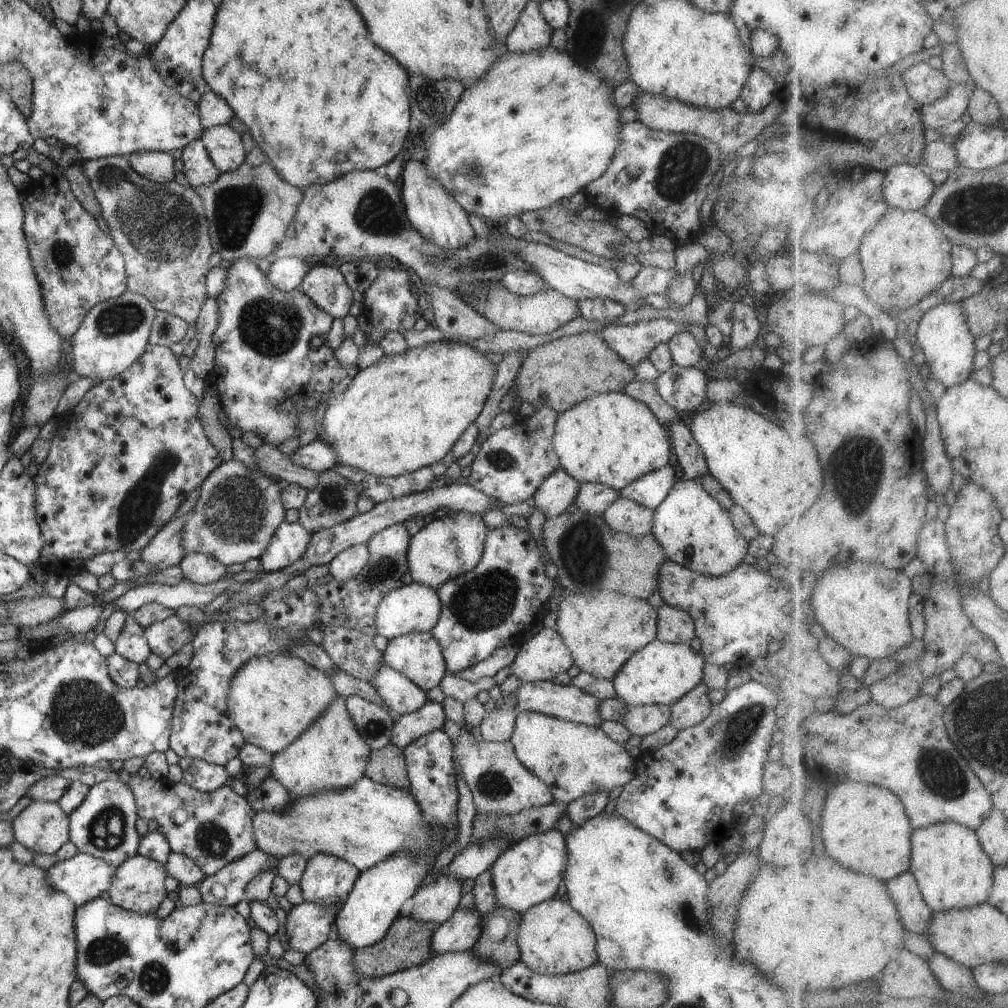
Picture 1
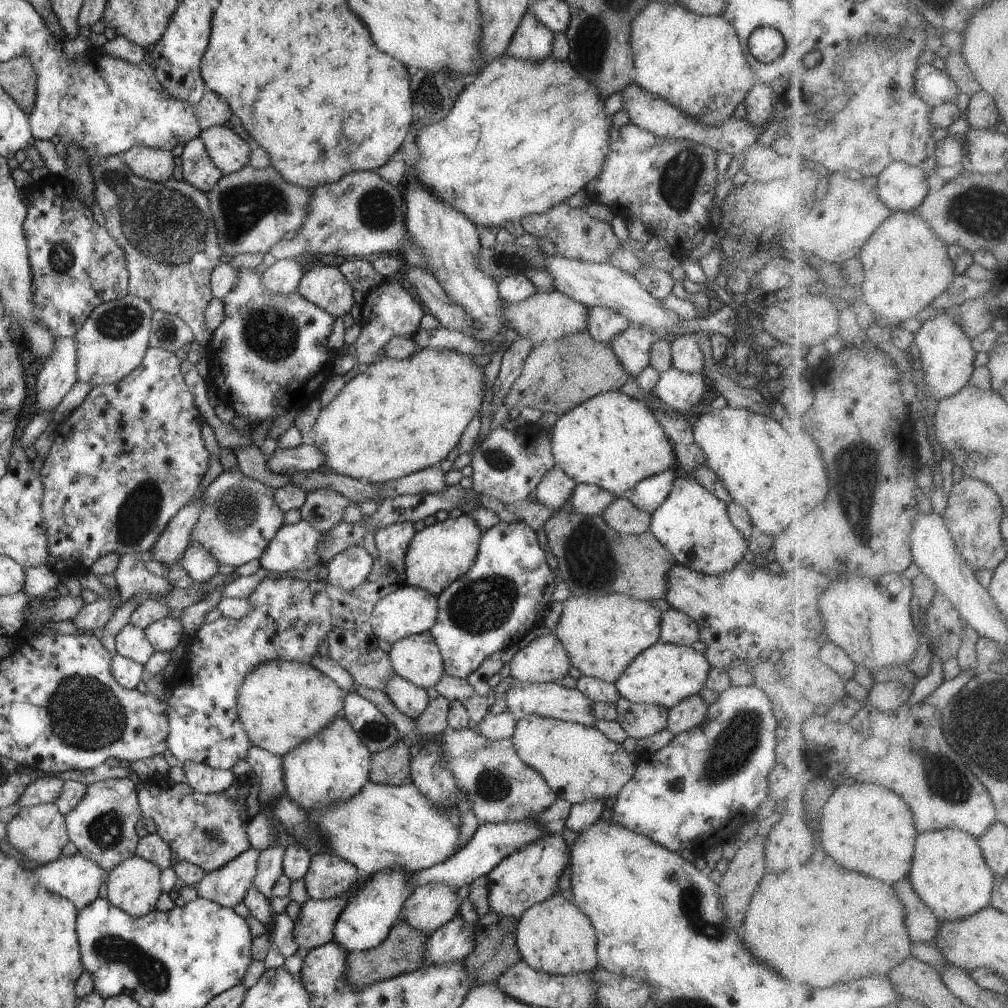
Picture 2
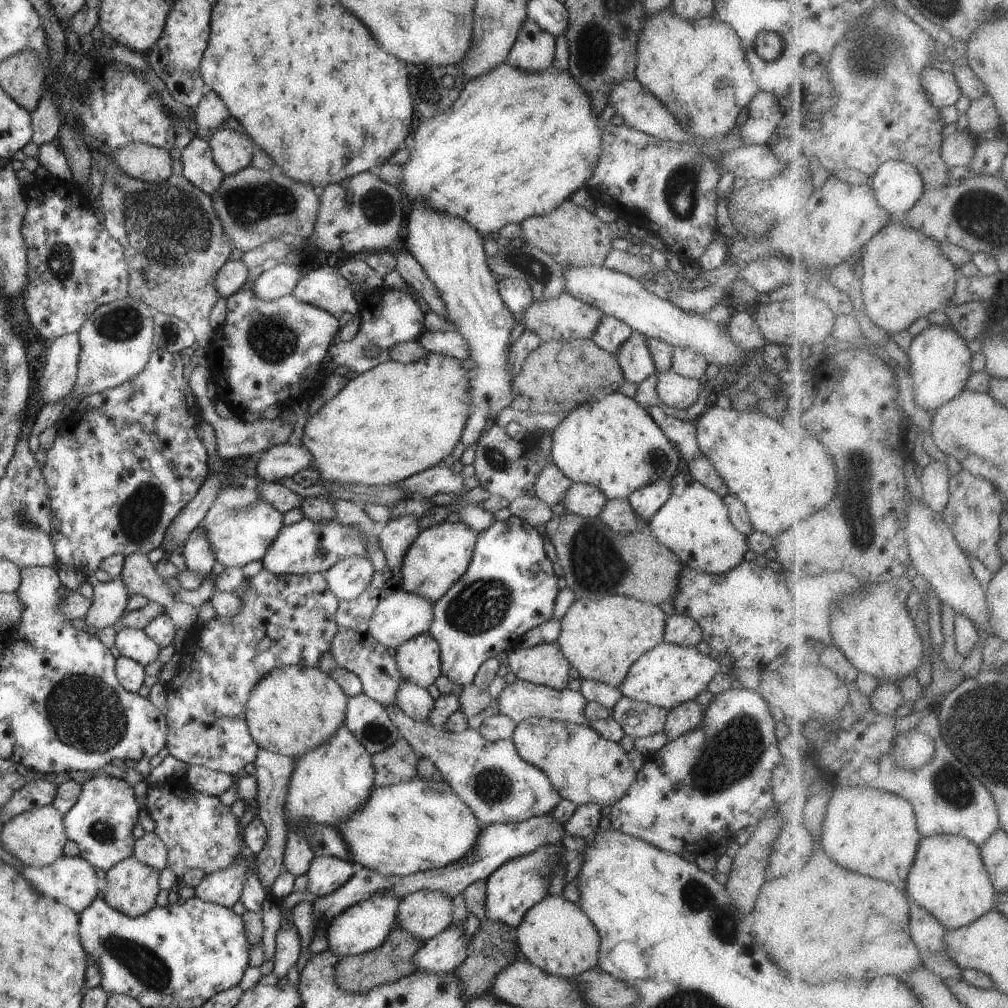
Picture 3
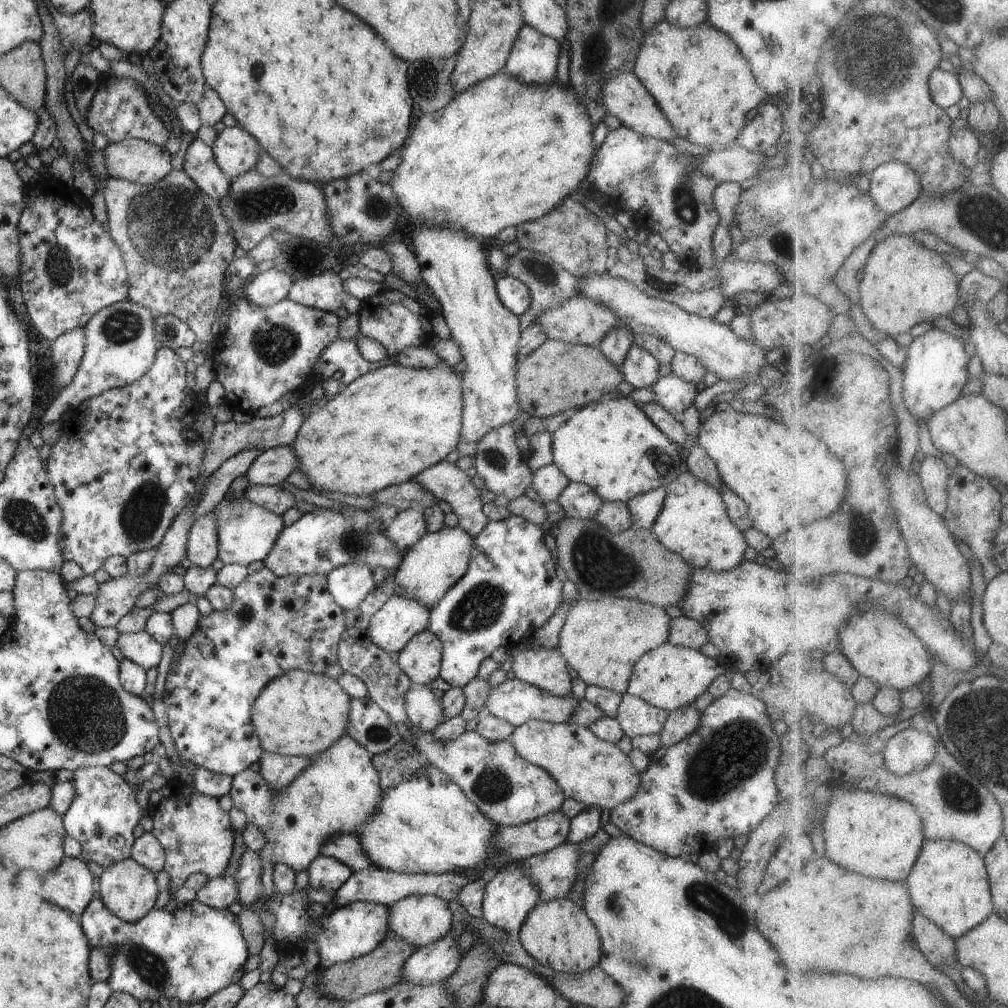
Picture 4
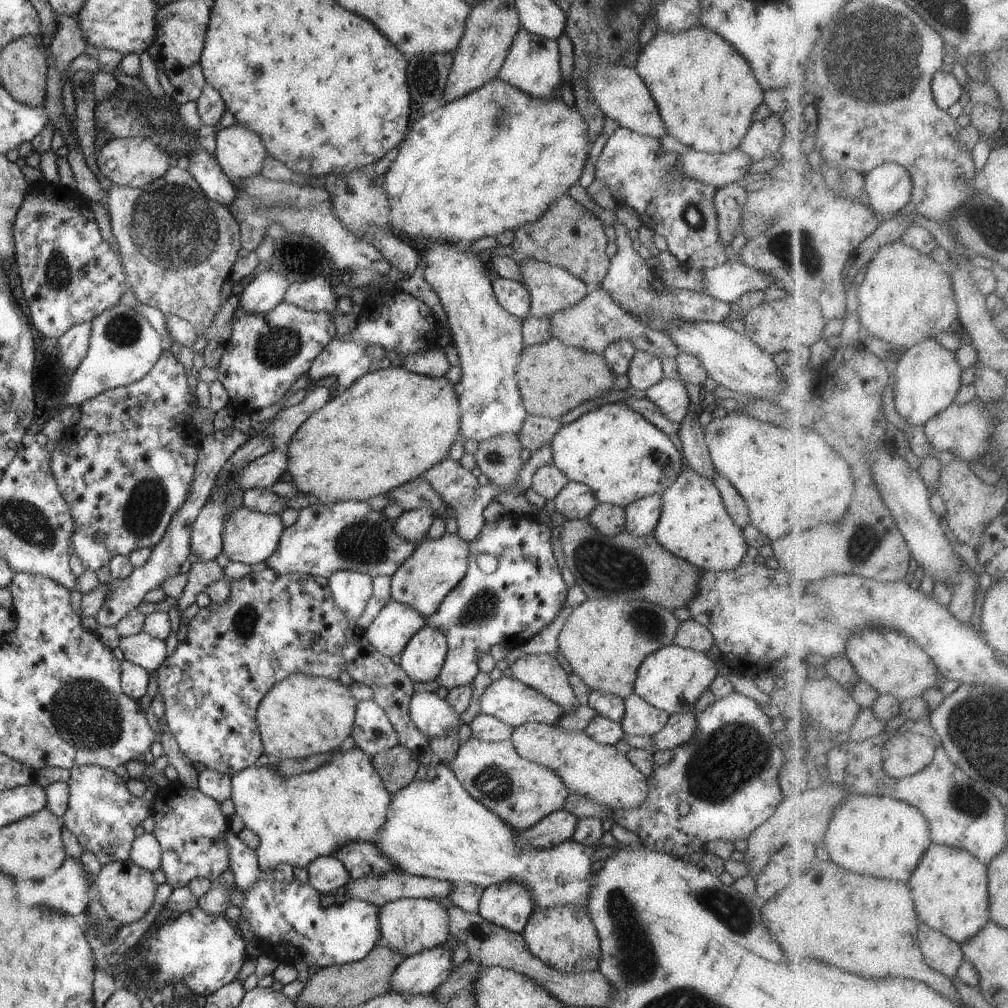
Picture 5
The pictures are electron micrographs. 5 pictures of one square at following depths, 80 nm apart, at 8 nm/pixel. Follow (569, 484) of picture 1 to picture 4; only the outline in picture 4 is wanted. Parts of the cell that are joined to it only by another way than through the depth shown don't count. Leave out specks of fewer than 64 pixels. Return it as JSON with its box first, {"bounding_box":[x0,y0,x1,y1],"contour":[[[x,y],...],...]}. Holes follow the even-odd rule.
{"bounding_box":[532,463,570,504],"contour":[[[553,463],[533,472],[532,487],[544,504],[558,501],[558,496],[570,482],[559,467]]]}

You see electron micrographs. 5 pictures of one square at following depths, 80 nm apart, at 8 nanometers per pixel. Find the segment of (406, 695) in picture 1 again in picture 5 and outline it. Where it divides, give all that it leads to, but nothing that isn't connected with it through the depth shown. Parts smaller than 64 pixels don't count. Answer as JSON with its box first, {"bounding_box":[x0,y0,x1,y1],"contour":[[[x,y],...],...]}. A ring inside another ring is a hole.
{"bounding_box":[409,692,464,739],"contour":[[[414,692],[409,702],[409,715],[417,729],[429,739],[456,731],[464,724],[458,714],[435,692]]]}

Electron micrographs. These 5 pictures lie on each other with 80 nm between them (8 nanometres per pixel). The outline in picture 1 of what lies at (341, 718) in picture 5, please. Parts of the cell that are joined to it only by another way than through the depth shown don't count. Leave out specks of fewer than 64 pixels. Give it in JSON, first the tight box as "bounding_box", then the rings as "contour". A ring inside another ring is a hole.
{"bounding_box":[228,651,338,755],"contour":[[[278,651],[252,657],[236,671],[228,689],[228,716],[246,743],[275,755],[292,744],[338,696],[325,672]]]}

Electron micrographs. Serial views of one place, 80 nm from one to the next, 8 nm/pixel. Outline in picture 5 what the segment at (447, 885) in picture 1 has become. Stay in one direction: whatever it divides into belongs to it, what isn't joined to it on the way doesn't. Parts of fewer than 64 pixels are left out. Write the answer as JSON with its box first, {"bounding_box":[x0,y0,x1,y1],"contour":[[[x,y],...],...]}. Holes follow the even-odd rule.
{"bounding_box":[378,898,449,958],"contour":[[[401,898],[379,907],[381,937],[378,944],[401,952],[405,958],[424,949],[444,945],[449,939],[448,911],[436,899]]]}

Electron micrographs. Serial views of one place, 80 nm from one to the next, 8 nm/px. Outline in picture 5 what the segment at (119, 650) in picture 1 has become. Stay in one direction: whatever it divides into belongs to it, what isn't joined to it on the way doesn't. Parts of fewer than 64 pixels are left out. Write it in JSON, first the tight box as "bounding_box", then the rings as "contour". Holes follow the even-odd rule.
{"bounding_box":[118,631,168,673],"contour":[[[144,631],[127,637],[120,637],[118,646],[126,661],[141,666],[149,673],[156,672],[168,656],[165,641],[150,636]]]}

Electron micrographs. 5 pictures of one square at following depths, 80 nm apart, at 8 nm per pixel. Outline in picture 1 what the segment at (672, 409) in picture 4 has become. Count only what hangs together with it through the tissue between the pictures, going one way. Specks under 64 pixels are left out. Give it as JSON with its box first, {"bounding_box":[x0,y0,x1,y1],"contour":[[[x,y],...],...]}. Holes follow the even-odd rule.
{"bounding_box":[655,365,707,418],"contour":[[[672,365],[655,378],[658,394],[684,418],[696,412],[706,398],[707,378],[697,367]]]}

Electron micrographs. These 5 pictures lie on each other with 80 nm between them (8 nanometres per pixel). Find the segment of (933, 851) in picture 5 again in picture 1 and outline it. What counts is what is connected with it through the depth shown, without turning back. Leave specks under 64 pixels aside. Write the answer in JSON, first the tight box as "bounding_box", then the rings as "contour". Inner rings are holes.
{"bounding_box":[911,821,998,912],"contour":[[[944,821],[915,829],[913,841],[911,870],[935,912],[975,907],[989,900],[998,866],[984,848],[976,829],[956,821]]]}

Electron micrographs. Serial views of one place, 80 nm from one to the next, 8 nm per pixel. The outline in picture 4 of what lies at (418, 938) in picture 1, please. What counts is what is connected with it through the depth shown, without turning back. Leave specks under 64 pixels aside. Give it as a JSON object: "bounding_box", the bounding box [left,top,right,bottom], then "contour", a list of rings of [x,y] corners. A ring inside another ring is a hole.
{"bounding_box":[318,936,415,1000],"contour":[[[396,936],[388,937],[373,952],[360,956],[356,960],[340,962],[328,967],[321,967],[318,975],[318,992],[332,1000],[358,1000],[368,994],[382,992],[400,983],[402,966],[415,952],[415,948]]]}

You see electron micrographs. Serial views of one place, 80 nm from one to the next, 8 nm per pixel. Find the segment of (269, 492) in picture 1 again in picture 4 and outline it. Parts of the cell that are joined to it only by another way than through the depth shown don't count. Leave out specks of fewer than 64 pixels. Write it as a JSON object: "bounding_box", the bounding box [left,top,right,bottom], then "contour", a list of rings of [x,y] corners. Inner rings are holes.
{"bounding_box":[216,496,284,567],"contour":[[[243,496],[224,501],[216,507],[216,532],[218,532],[218,560],[224,565],[240,564],[248,567],[254,562],[262,562],[272,550],[280,532],[284,530],[283,518],[264,510],[258,504],[248,502]]]}

